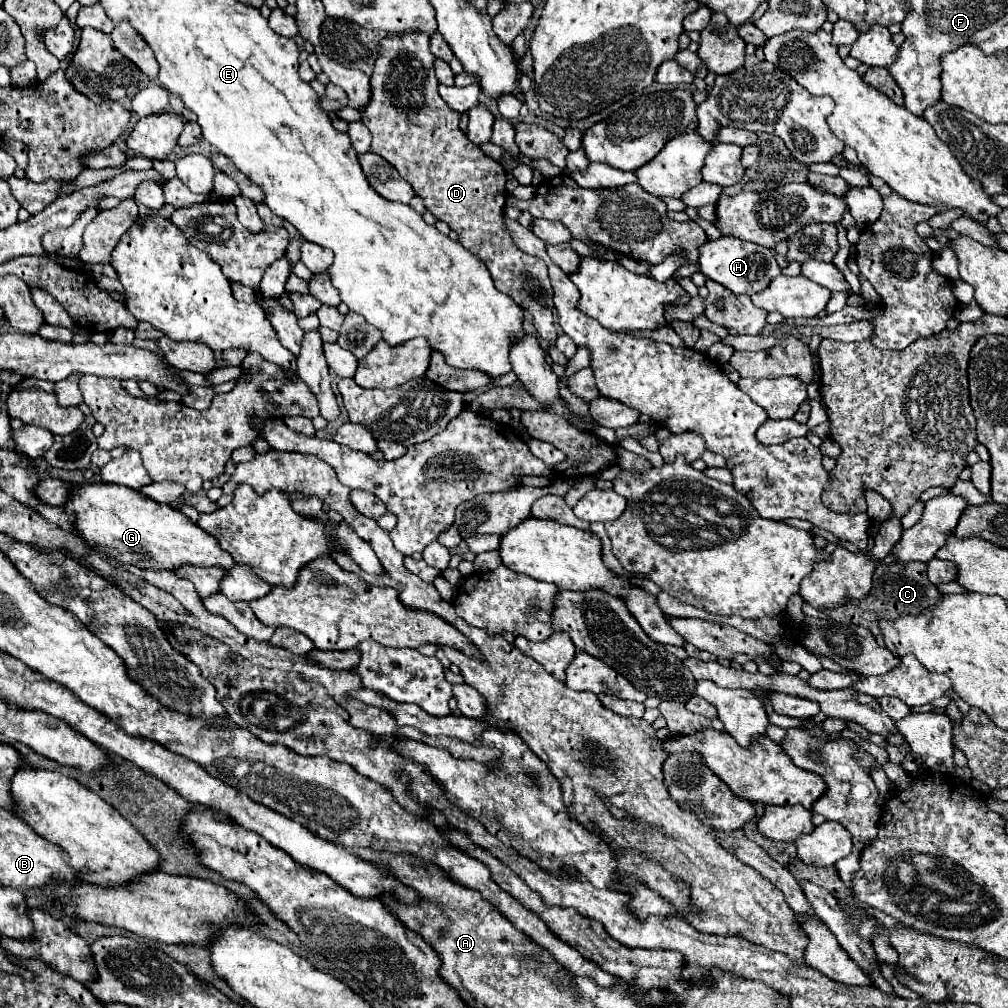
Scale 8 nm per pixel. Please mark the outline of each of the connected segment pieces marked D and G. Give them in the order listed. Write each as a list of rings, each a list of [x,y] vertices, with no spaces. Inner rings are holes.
[[[402,33],[394,39],[380,41],[380,55],[374,65],[374,73],[370,77],[370,103],[360,109],[362,123],[372,133],[370,151],[384,157],[414,189],[418,197],[422,197],[424,207],[438,219],[444,221],[454,233],[458,233],[458,241],[470,249],[482,263],[488,267],[494,285],[498,291],[510,295],[522,309],[530,311],[534,317],[536,331],[546,341],[556,341],[558,333],[554,329],[554,291],[548,279],[546,263],[538,257],[522,253],[510,237],[510,231],[504,223],[504,205],[506,205],[506,171],[504,167],[486,157],[480,147],[472,145],[468,137],[458,127],[460,113],[448,109],[444,99],[438,95],[438,79],[430,75],[430,37],[426,33]]]
[[[90,483],[82,487],[74,485],[72,497],[64,507],[76,515],[74,523],[80,537],[90,547],[116,557],[120,563],[130,563],[154,571],[178,569],[180,565],[218,565],[224,569],[236,567],[232,557],[220,549],[212,535],[204,533],[184,513],[172,509],[170,505],[156,503],[140,491],[108,483]]]

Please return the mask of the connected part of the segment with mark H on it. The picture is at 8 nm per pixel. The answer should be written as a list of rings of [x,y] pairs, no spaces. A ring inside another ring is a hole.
[[[722,235],[716,241],[706,241],[700,247],[698,265],[702,267],[702,273],[708,279],[722,283],[732,293],[744,293],[744,295],[754,295],[756,291],[764,291],[770,285],[770,281],[782,273],[782,269],[774,259],[772,249],[764,249],[762,245],[740,241],[738,237],[728,237],[728,235]]]

